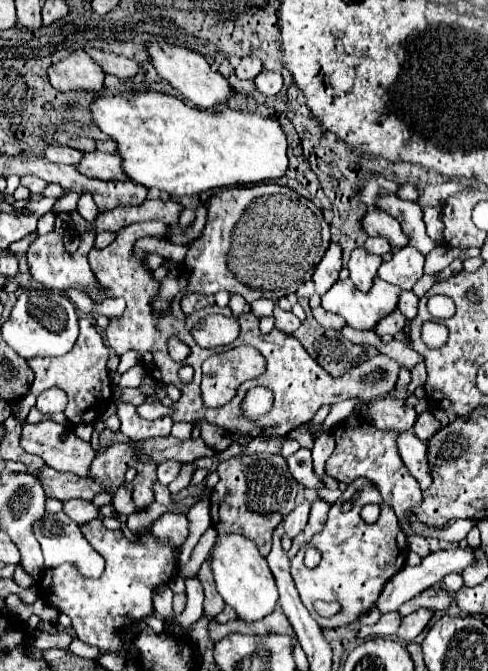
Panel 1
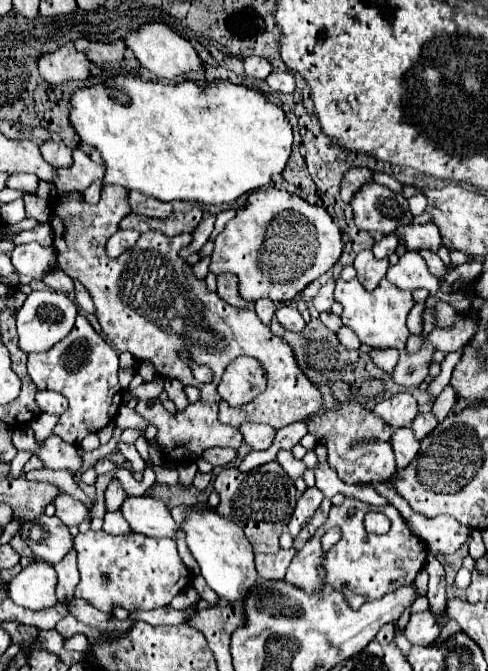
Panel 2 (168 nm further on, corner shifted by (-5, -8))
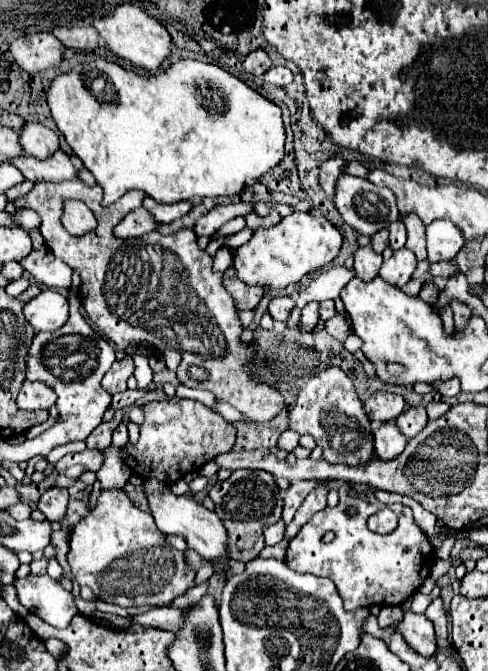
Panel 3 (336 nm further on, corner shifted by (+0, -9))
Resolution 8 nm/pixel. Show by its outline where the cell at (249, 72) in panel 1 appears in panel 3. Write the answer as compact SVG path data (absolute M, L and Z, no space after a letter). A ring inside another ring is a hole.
M257 49L257 51L251 51L245 61L243 61L243 69L255 77L261 77L265 75L265 71L271 67L271 59L269 55L263 51L263 49Z

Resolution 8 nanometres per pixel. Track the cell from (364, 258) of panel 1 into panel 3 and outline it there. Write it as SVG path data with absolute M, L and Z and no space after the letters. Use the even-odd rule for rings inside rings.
M371 245L359 247L355 251L355 277L359 277L361 281L373 281L379 275L381 265L383 265L383 257L375 253Z

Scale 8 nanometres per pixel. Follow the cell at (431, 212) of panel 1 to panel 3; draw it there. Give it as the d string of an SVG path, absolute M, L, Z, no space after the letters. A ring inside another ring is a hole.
M398 220L388 227L389 246L393 251L405 246L407 241L407 230L404 223Z

